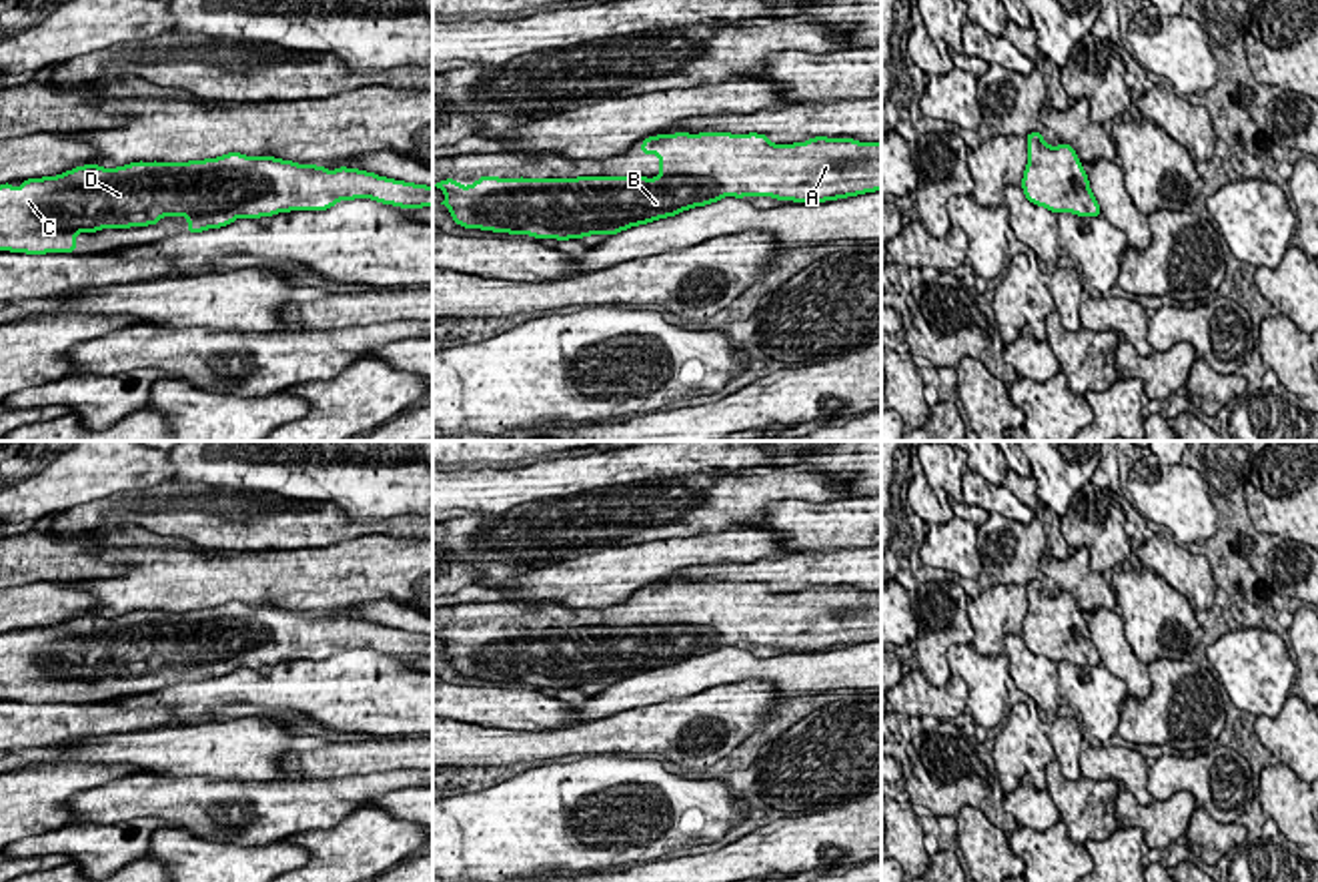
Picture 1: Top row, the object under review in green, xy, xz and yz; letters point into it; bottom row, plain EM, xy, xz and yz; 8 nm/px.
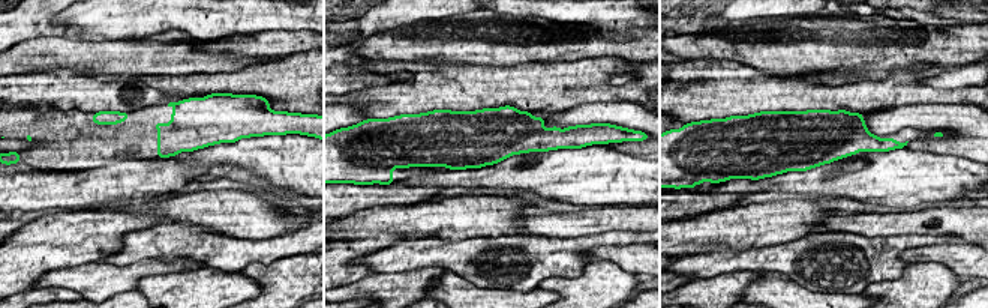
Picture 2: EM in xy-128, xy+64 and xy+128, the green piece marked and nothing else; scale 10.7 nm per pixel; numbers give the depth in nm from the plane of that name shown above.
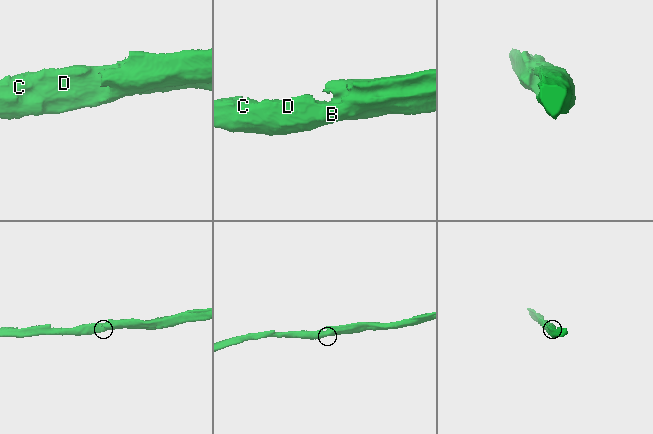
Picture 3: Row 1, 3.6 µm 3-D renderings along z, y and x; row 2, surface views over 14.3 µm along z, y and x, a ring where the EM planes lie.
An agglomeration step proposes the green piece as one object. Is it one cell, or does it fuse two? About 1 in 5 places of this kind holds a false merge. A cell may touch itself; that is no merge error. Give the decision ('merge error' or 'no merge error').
no merge error

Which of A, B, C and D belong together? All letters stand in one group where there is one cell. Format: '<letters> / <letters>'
A B C D

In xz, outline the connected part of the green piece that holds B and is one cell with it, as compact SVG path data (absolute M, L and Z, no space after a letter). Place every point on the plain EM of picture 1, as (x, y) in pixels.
M675 581L647 585L641 603L659 605L659 623L645 625L577 625L577 627L499 627L483 623L469 635L455 627L445 627L435 635L445 641L445 653L459 676L509 684L529 684L535 688L583 688L591 684L617 684L631 676L675 666L683 659L713 653L725 645L745 647L771 645L793 651L825 651L865 641L881 639L881 591L859 591L853 587L813 585L807 591L773 593L767 583L731 581Z

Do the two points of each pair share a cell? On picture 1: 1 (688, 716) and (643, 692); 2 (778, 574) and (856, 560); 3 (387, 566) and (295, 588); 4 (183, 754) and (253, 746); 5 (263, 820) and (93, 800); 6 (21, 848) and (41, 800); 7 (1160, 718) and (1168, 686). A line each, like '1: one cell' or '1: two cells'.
1: two cells
2: one cell
3: one cell
4: one cell
5: one cell
6: two cells
7: one cell

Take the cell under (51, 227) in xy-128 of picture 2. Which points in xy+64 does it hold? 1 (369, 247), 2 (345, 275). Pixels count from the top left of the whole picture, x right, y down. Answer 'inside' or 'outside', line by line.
1: inside
2: inside

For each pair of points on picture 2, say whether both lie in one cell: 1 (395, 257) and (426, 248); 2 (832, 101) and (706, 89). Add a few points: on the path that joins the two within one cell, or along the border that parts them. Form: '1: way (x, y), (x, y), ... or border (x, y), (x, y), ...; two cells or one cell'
1: way (402, 257), (419, 254); one cell
2: way (801, 95), (738, 89); one cell

